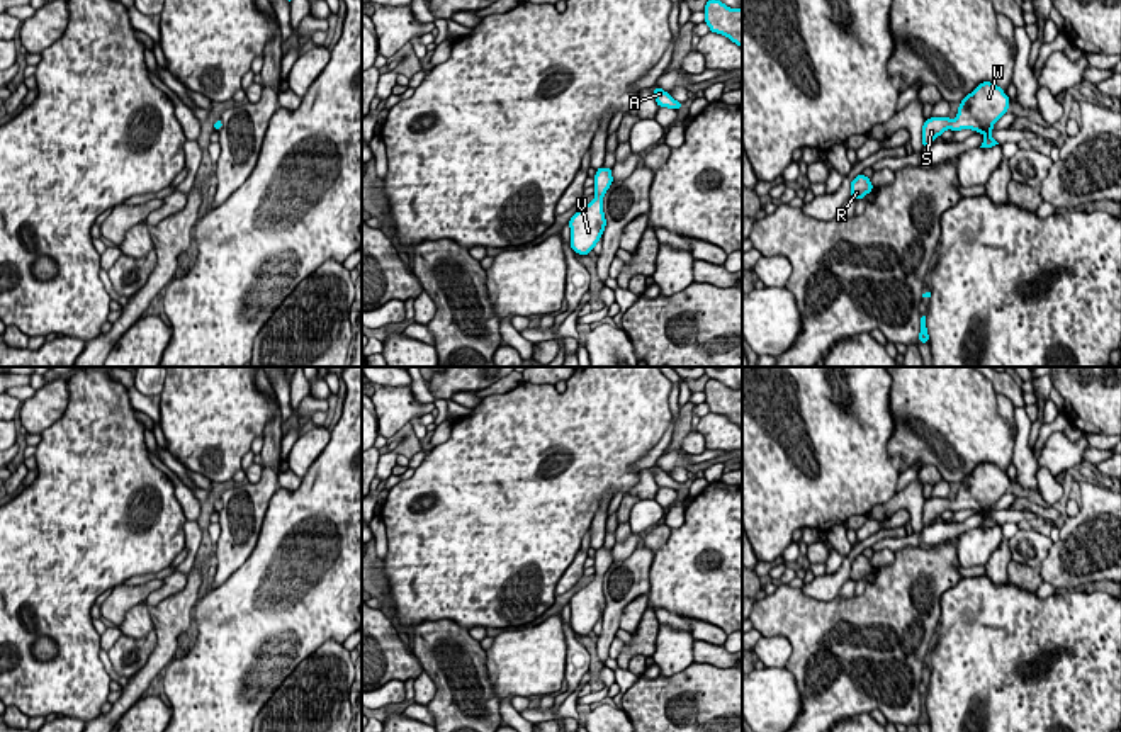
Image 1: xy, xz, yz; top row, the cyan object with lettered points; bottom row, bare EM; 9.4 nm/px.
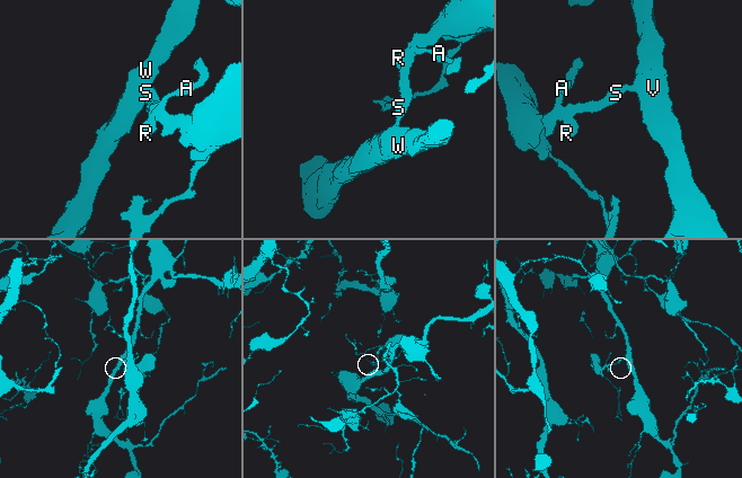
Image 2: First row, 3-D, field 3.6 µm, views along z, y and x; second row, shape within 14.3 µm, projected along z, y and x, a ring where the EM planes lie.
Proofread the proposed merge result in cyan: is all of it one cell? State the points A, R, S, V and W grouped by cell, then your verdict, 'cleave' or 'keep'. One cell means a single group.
groups A R S V W; keep

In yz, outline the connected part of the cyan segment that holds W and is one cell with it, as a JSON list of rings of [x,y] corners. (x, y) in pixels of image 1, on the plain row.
[[[990,462],[977,465],[977,469],[960,482],[956,499],[931,498],[922,506],[922,526],[927,528],[948,508],[951,511],[973,510],[985,516],[980,528],[999,525],[990,513],[992,506],[1007,493],[1009,477],[1000,467]]]

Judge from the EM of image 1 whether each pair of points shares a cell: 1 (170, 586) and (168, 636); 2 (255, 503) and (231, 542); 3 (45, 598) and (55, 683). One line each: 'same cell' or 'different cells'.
1: different cells
2: same cell
3: same cell

